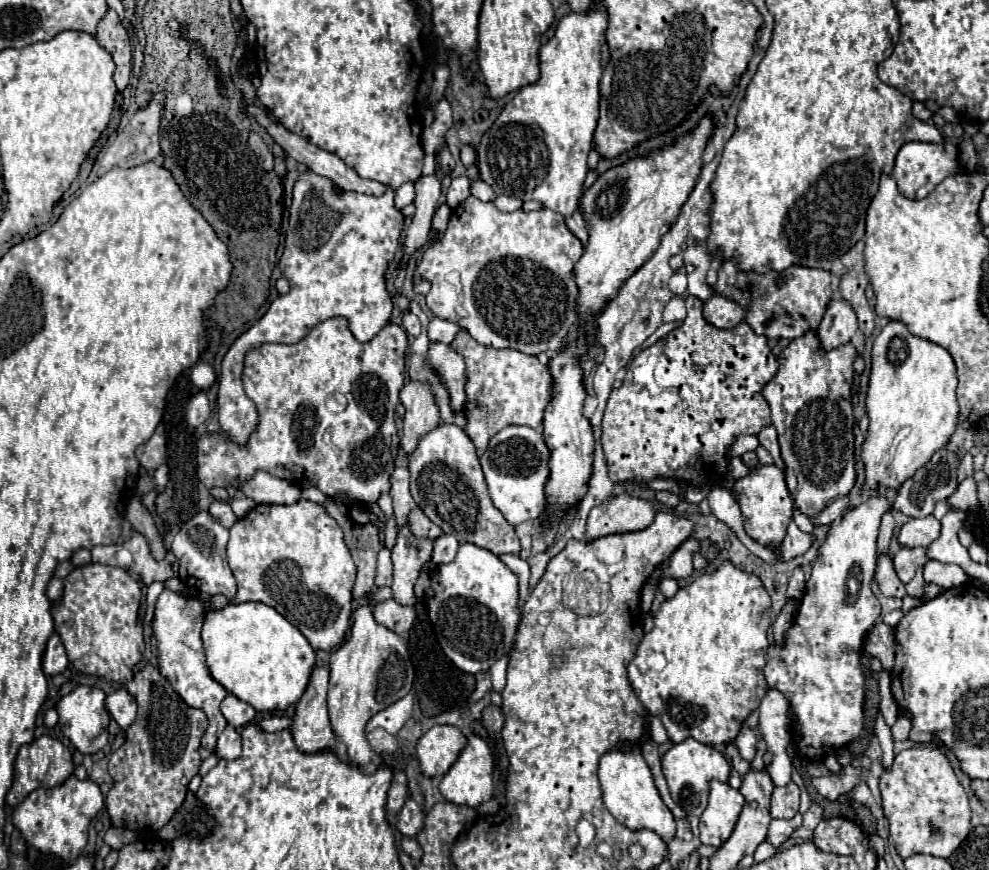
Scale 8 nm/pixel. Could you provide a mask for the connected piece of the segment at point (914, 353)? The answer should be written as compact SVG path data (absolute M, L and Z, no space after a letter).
M890 321L886 327L882 327L880 335L876 335L874 339L874 349L872 349L872 373L870 373L870 385L868 385L868 395L866 395L866 411L868 411L868 419L870 419L870 427L868 427L868 437L862 445L862 459L864 459L864 465L866 465L866 485L862 491L866 489L874 489L878 485L886 485L886 487L900 487L910 475L914 475L914 471L918 467L922 467L922 463L926 463L930 459L930 455L934 455L934 451L938 451L942 445L946 445L950 441L950 435L954 433L956 429L956 423L958 423L958 403L956 403L956 385L958 385L958 379L956 379L956 365L954 365L954 359L952 355L932 343L932 341L926 341L922 337L916 337L908 331L908 327L902 323L902 321Z

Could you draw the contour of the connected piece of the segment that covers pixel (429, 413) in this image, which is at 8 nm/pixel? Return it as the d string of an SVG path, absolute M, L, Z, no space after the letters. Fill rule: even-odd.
M408 381L400 391L400 401L406 407L400 445L406 453L410 453L414 451L418 439L440 423L440 411L432 387L424 381Z

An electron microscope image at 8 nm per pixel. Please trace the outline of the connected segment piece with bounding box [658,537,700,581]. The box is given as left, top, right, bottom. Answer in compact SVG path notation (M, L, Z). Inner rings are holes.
M690 537L690 539L686 539L662 565L662 577L658 579L658 581L662 581L662 579L666 579L666 577L672 577L672 579L686 579L686 577L690 577L692 575L692 571L694 571L694 567L692 567L692 557L694 557L694 553L698 553L700 551L700 539L696 539L696 537Z

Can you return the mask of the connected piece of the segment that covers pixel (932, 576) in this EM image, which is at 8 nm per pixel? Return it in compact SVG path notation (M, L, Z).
M930 561L924 567L924 581L936 583L944 589L952 589L952 587L958 587L958 585L966 583L968 575L958 565L946 565L946 563Z

